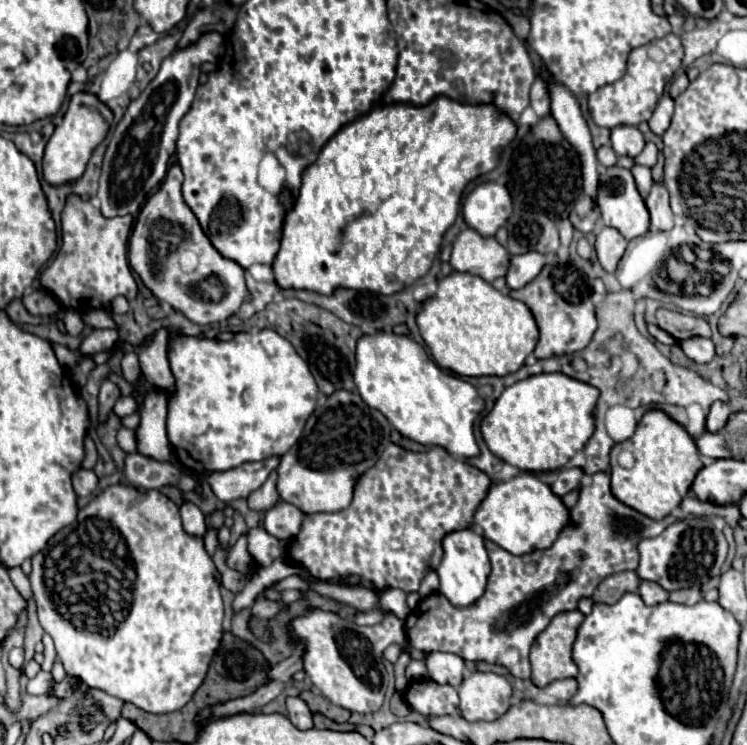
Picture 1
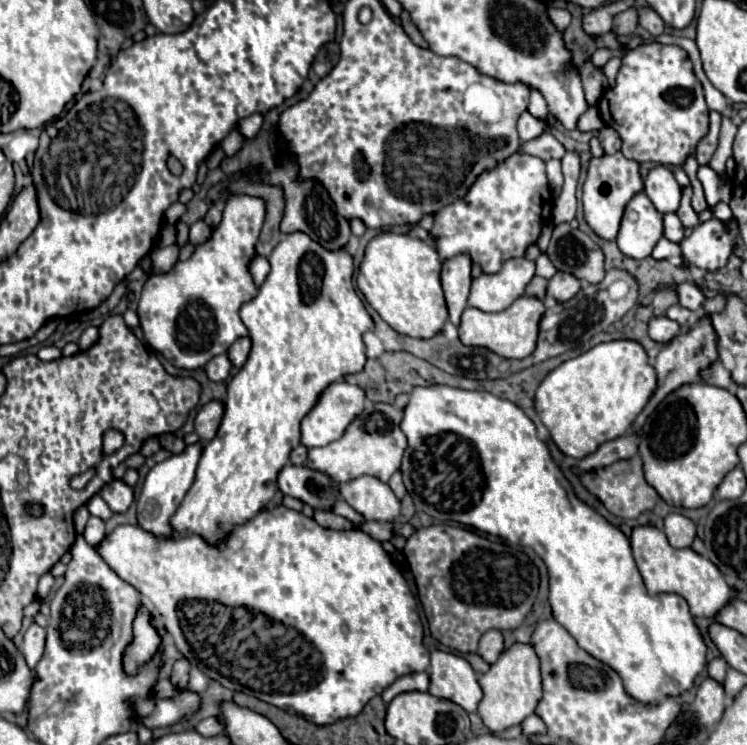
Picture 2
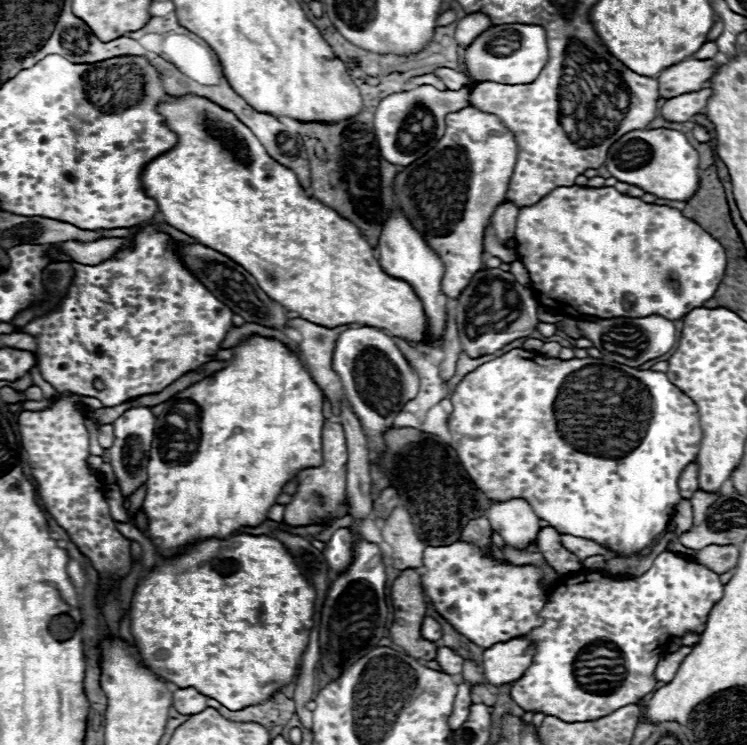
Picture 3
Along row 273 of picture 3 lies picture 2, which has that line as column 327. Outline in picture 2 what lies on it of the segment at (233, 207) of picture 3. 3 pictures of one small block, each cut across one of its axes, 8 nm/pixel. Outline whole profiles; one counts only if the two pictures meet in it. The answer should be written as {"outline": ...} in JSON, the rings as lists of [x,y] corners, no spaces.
{"outline":[[[292,232],[272,250],[270,272],[260,292],[250,302],[242,304],[240,318],[250,332],[252,350],[246,364],[228,382],[224,400],[224,418],[216,436],[204,446],[196,470],[196,480],[184,502],[172,518],[174,532],[204,536],[208,542],[220,542],[234,524],[242,524],[256,516],[276,492],[276,476],[288,462],[292,448],[300,444],[300,420],[312,410],[320,392],[334,380],[360,372],[366,362],[362,336],[374,328],[364,302],[354,290],[354,258],[348,248],[326,250],[304,232]]]}

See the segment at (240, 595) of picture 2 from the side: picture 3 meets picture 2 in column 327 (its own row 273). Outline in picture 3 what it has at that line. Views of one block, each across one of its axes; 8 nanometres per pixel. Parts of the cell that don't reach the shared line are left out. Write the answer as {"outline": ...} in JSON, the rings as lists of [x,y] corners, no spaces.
{"outline":[[[560,186],[552,190],[540,202],[520,210],[514,238],[518,260],[528,270],[538,300],[570,316],[644,318],[660,314],[678,320],[712,298],[726,270],[724,246],[704,232],[700,224],[684,218],[676,208],[630,198],[612,186]]]}

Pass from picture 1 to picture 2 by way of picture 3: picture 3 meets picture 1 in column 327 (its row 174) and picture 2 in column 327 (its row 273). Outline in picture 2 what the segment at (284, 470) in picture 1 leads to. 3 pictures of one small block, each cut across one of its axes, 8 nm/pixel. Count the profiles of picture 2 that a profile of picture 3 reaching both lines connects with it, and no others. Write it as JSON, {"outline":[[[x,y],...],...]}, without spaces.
{"outline":[[[366,402],[362,414],[358,414],[350,422],[342,438],[338,438],[336,442],[330,442],[324,448],[308,450],[306,466],[330,476],[332,482],[336,484],[350,482],[352,478],[358,478],[364,474],[374,476],[380,482],[388,482],[390,476],[400,468],[404,448],[408,446],[406,436],[400,428],[400,422],[402,422],[400,408],[394,408],[392,404],[384,404],[384,402]]]}

